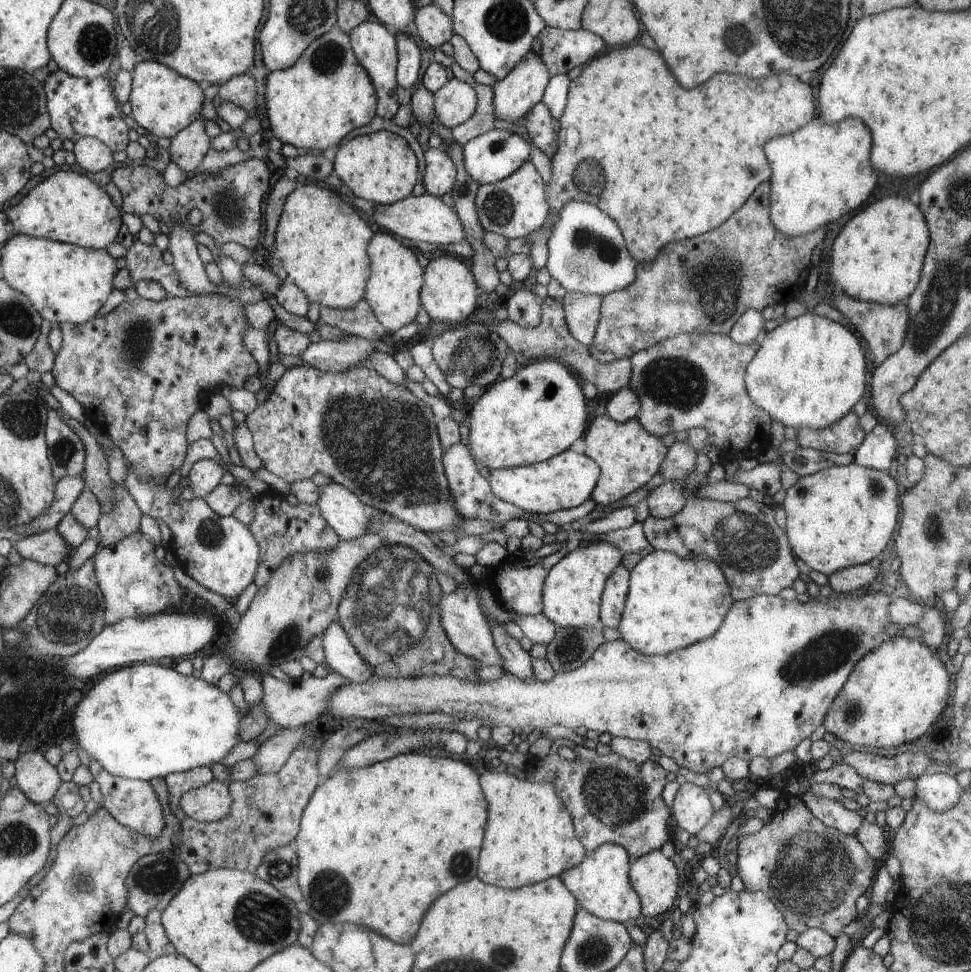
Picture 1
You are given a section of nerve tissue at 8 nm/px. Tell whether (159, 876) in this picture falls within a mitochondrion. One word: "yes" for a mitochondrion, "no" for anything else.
yes

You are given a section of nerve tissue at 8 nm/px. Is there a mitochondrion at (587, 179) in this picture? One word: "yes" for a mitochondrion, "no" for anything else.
yes

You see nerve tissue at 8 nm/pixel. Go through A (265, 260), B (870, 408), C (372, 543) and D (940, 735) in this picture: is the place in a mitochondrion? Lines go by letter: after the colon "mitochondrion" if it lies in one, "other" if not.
A: other
B: other
C: mitochondrion
D: other

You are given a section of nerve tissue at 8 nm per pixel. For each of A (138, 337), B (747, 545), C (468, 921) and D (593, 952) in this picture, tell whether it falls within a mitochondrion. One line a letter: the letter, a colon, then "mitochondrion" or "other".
A: mitochondrion
B: mitochondrion
C: other
D: mitochondrion

